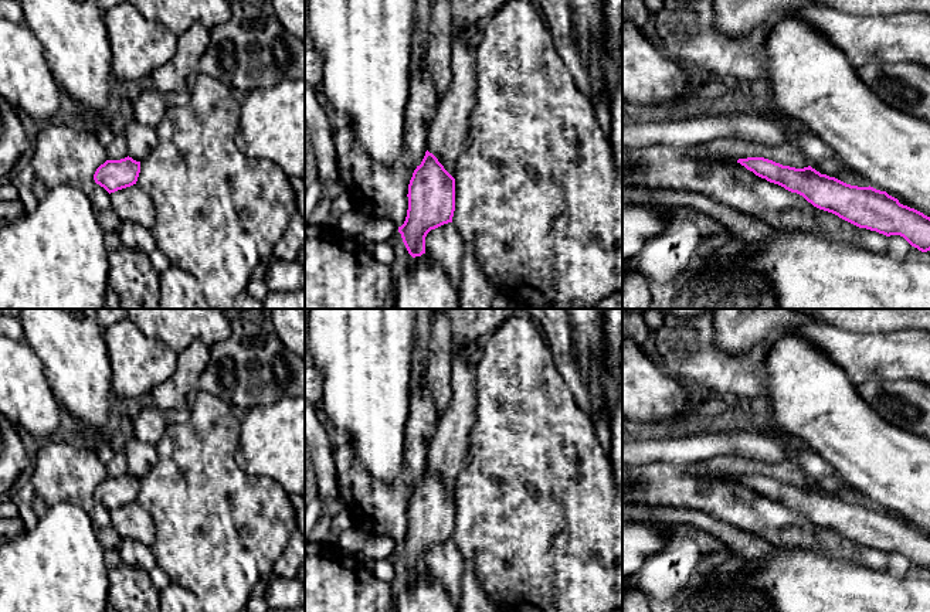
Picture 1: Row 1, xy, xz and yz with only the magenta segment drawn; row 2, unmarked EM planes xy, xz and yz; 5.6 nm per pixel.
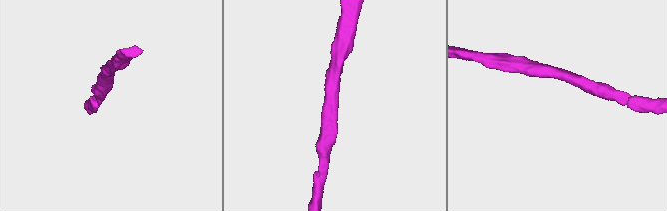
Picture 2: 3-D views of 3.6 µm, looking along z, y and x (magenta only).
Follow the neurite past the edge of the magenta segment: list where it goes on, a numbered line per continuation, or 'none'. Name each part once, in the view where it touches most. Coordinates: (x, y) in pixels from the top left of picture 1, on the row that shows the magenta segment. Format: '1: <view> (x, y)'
none

